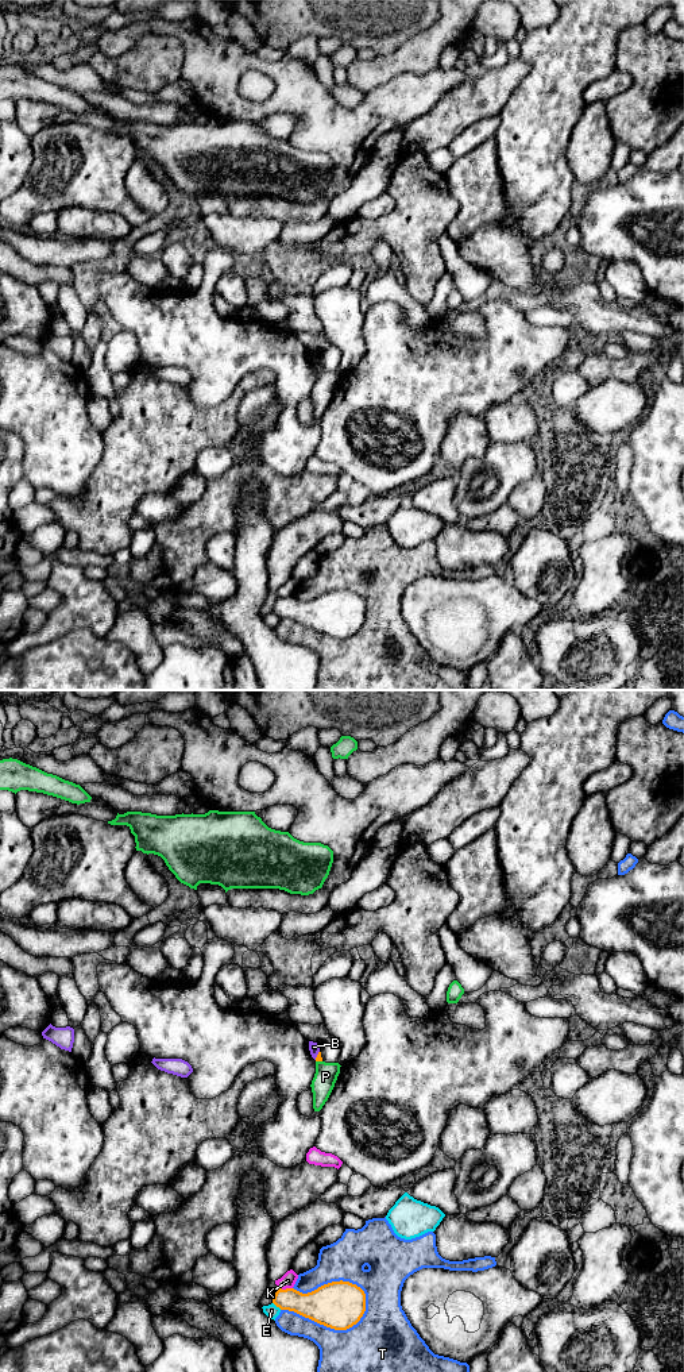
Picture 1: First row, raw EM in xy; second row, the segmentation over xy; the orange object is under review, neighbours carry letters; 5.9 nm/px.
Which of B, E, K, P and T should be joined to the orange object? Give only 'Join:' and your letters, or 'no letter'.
Join: no letter

